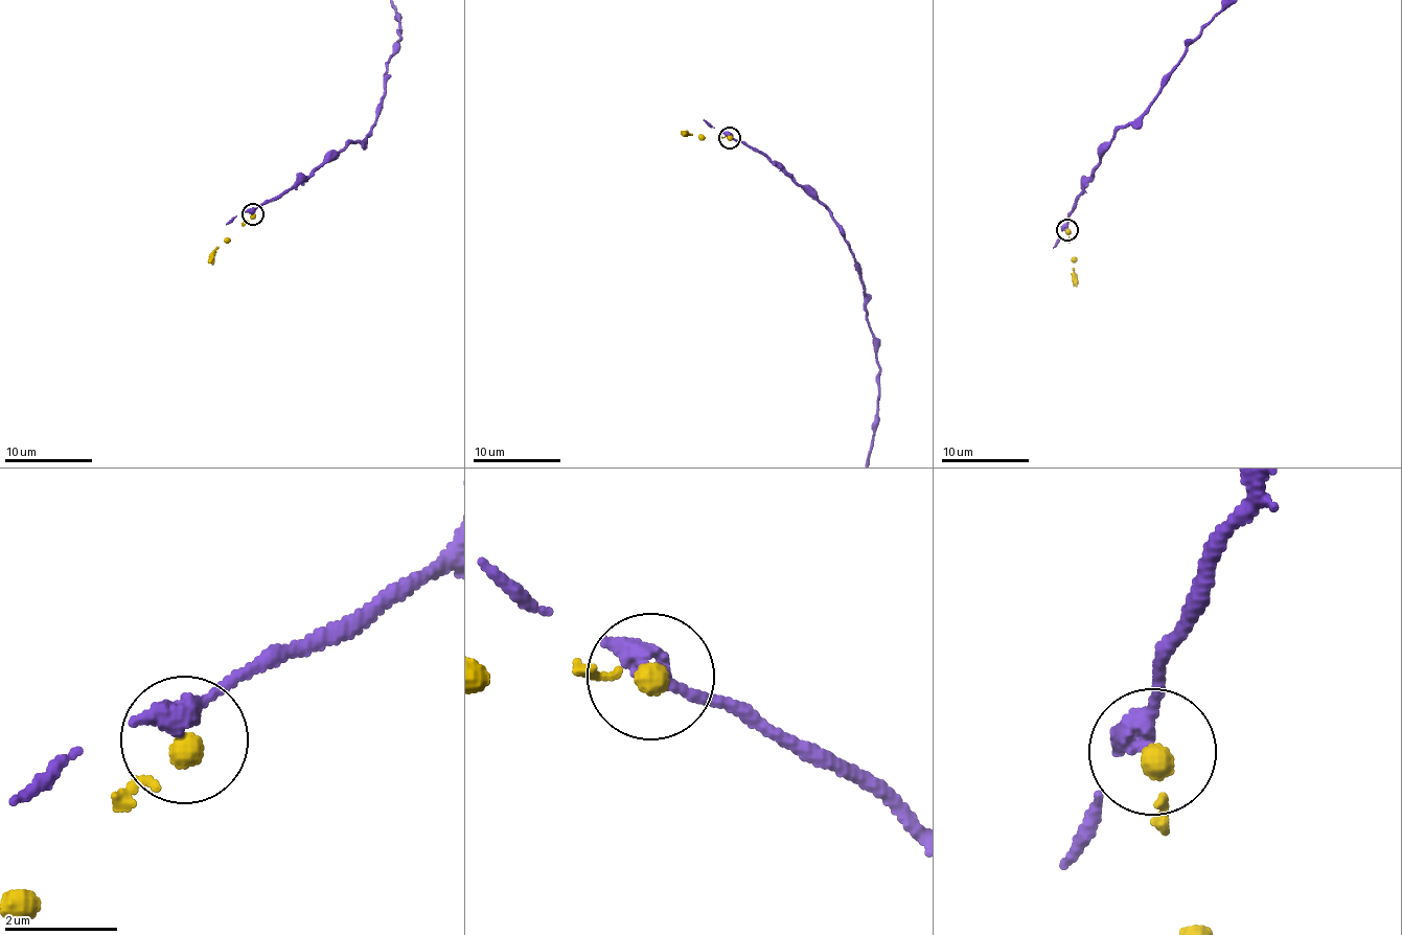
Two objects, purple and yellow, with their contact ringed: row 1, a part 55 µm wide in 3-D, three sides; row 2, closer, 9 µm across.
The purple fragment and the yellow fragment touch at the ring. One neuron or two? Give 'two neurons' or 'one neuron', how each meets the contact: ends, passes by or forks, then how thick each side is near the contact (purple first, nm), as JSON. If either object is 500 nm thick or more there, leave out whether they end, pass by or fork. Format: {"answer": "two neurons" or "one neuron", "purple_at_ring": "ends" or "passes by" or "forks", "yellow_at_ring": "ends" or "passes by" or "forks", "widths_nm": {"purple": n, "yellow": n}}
{"answer": "two neurons", "purple_at_ring": "ends", "yellow_at_ring": "ends", "widths_nm": {"purple": 420, "yellow": 360}}

